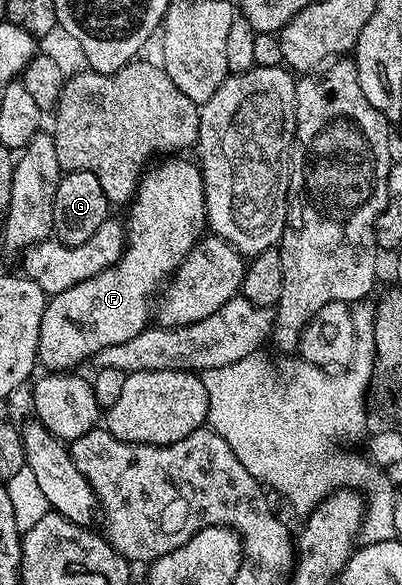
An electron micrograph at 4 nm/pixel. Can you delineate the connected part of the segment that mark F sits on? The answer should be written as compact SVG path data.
M166 158L158 162L163 164L155 163L139 180L134 198L128 205L130 213L127 214L126 220L124 219L126 247L122 249L121 258L112 266L100 270L92 278L76 282L76 286L68 286L68 290L47 299L44 318L40 318L38 342L38 364L46 367L43 369L47 373L69 373L77 369L74 368L77 364L82 364L85 360L87 363L100 350L116 346L119 342L128 342L128 338L136 338L136 334L143 332L151 323L152 301L156 293L163 287L164 282L169 281L174 275L174 271L182 265L186 255L192 251L208 228L206 191L201 167L193 159L178 159L182 158Z

